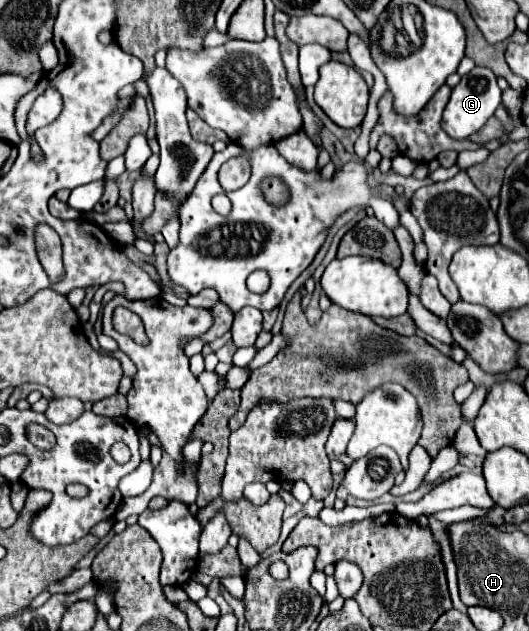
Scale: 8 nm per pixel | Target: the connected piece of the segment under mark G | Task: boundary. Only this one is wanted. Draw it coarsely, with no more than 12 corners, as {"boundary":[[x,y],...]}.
{"boundary":[[473,67],[453,89],[441,127],[477,133],[501,105],[497,77]]}

